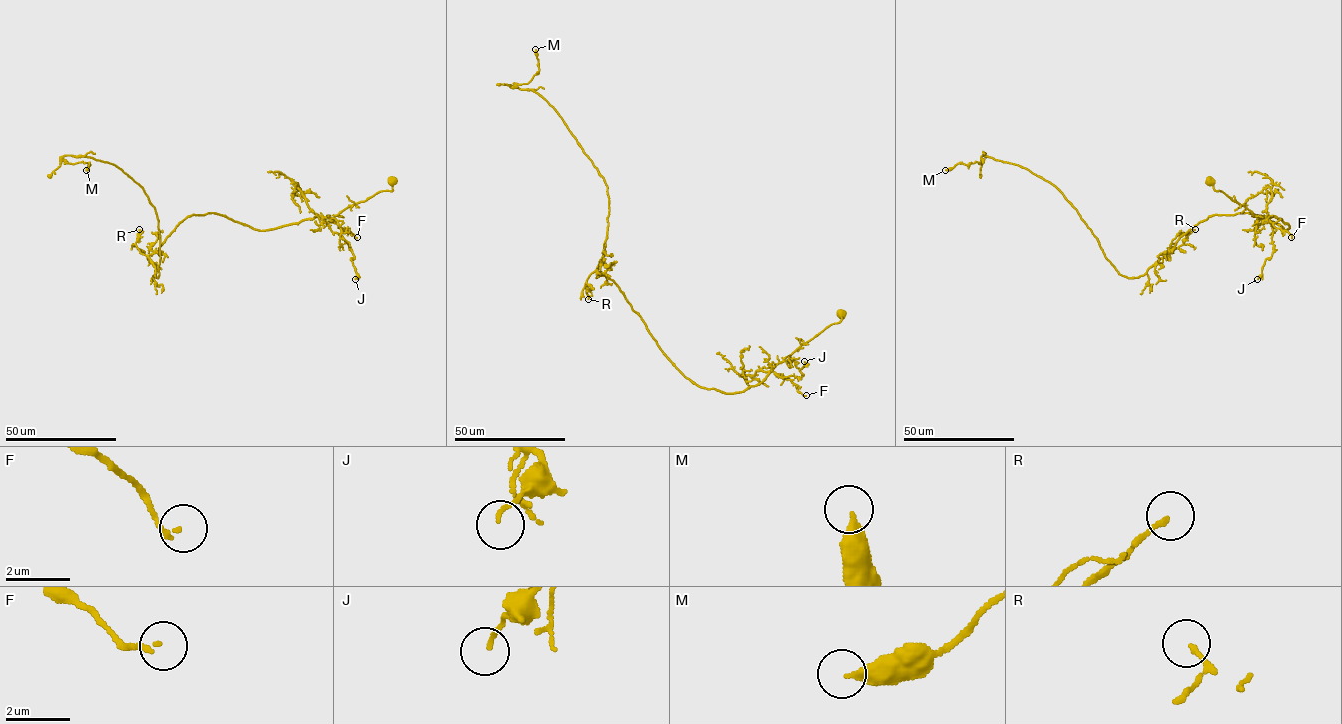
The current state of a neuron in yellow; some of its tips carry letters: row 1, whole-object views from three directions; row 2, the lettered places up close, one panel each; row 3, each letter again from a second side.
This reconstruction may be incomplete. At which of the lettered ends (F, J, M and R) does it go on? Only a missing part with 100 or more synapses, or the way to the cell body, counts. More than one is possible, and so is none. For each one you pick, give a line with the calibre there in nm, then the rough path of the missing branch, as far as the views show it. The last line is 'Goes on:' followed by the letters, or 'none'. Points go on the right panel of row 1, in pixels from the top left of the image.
Goes on: none

